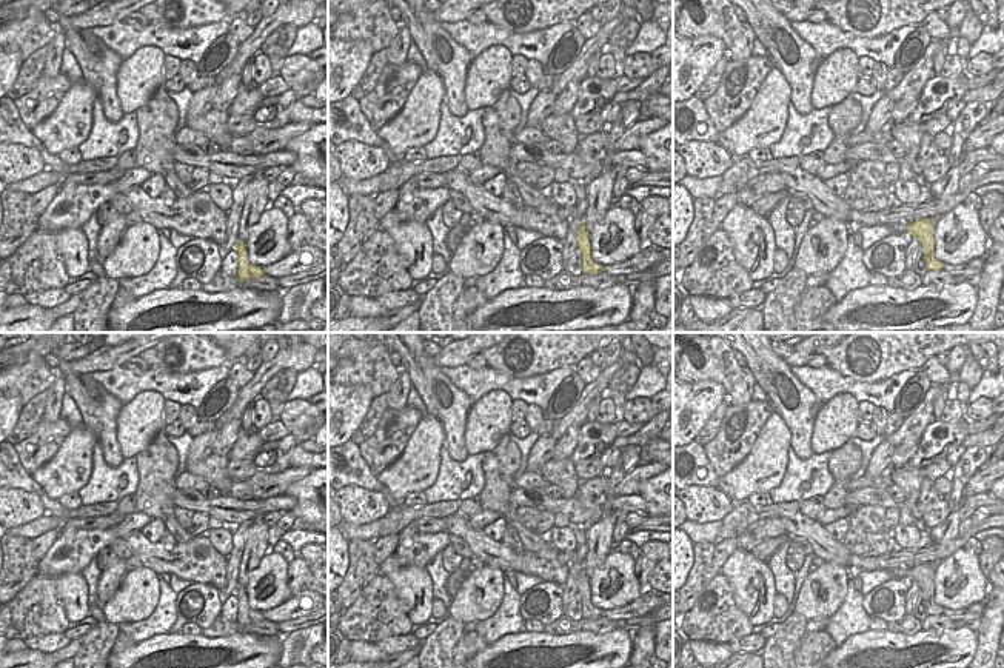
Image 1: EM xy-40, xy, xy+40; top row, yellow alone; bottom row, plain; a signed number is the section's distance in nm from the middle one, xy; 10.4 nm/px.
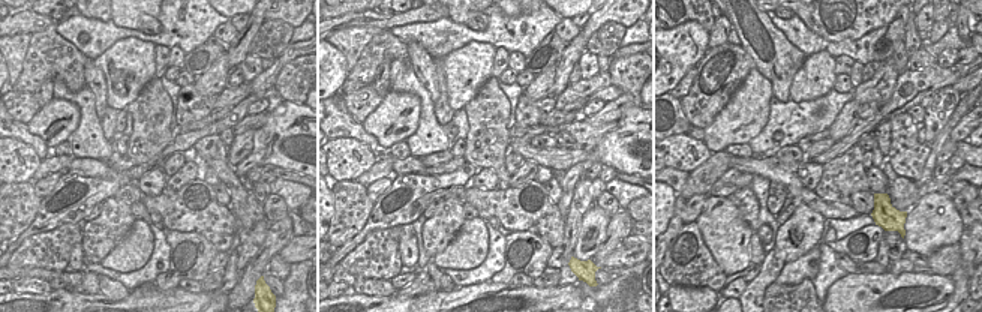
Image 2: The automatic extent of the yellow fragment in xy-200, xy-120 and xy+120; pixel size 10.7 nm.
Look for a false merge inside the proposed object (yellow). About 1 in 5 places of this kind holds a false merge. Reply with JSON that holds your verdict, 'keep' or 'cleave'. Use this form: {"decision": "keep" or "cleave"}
{"decision": "keep"}

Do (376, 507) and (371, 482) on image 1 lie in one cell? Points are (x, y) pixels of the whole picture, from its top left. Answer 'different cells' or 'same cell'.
different cells

